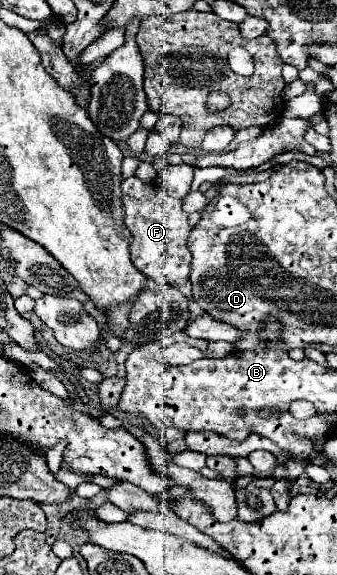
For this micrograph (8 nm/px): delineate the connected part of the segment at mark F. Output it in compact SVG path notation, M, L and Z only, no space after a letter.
M130 176L122 182L122 208L124 208L124 226L132 234L130 258L132 264L148 278L158 284L182 286L188 282L190 274L190 250L186 240L190 236L188 214L182 210L182 200L172 198L166 190L160 190L156 184L148 184Z

